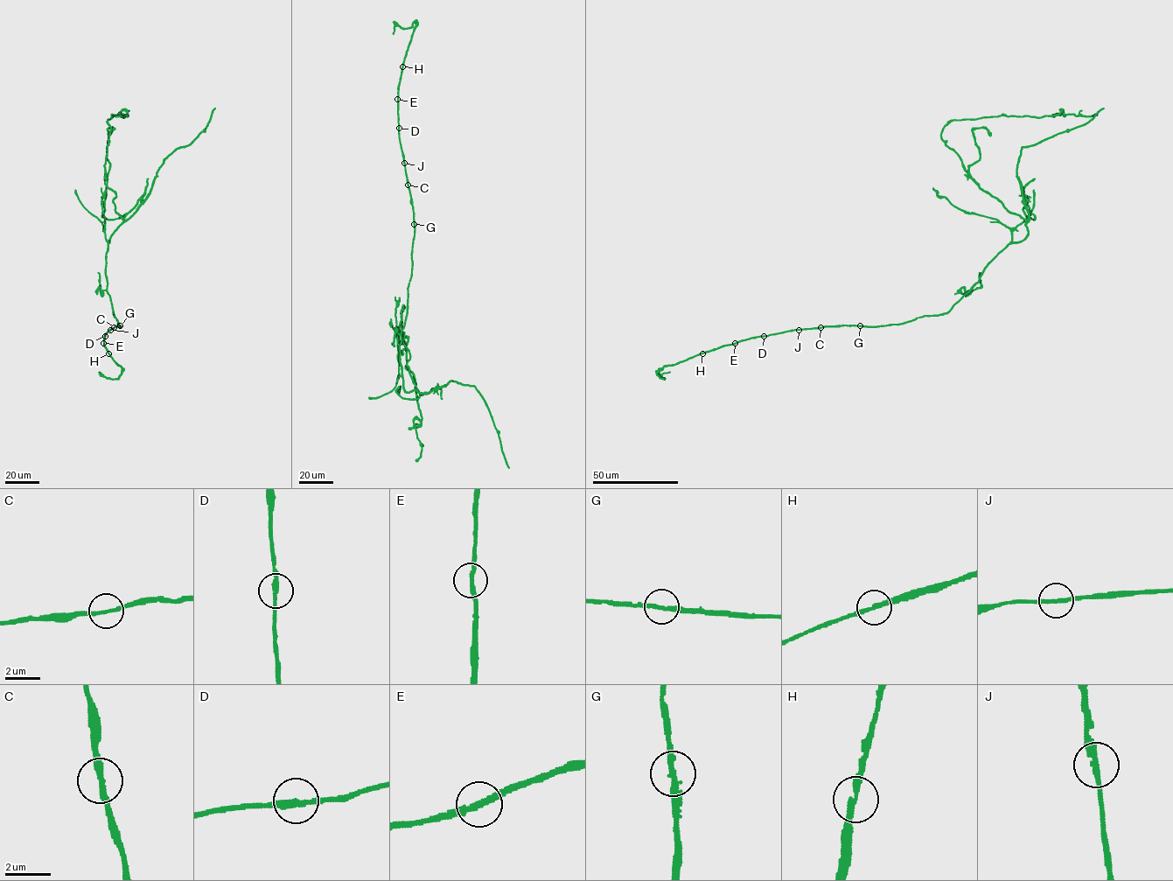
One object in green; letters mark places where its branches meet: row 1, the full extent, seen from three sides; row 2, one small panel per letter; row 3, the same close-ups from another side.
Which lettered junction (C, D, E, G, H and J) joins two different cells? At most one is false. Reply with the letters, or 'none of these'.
none of these

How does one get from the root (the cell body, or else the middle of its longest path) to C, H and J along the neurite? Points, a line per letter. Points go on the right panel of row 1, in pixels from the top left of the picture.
C: (980, 276), (946, 313), (924, 315), (898, 324), (820, 327)
H: (980, 276), (946, 313), (924, 315), (895, 325), (842, 325), (791, 330), (751, 338), (701, 353)
J: (980, 276), (946, 313), (924, 315), (898, 324), (873, 326), (842, 325), (799, 330)

